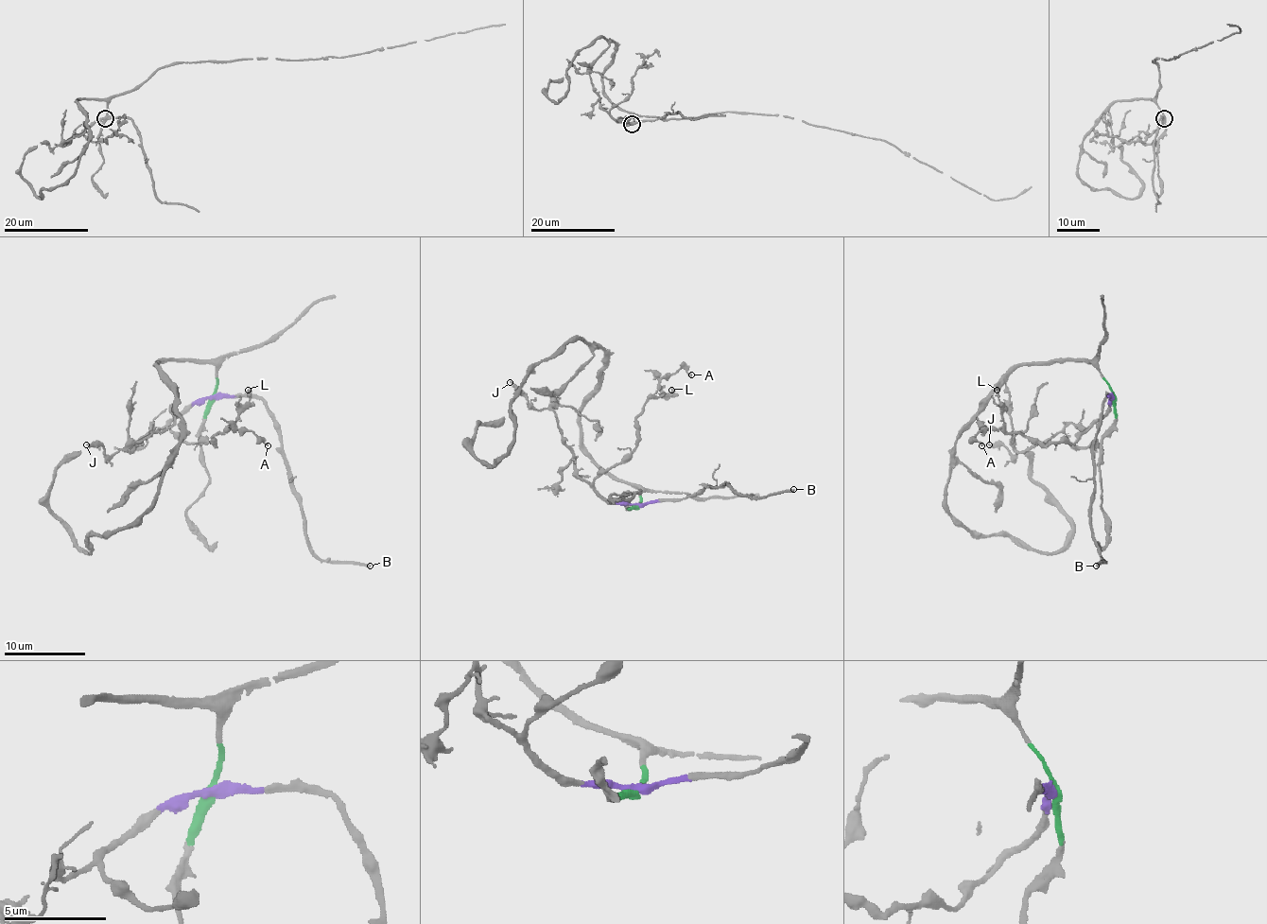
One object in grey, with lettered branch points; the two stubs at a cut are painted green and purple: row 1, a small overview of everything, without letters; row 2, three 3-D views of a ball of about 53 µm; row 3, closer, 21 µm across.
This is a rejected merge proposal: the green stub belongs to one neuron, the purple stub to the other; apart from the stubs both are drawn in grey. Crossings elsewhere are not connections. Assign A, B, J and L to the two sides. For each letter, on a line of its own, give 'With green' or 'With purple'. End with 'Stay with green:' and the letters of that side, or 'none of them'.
A: With purple
B: With purple
J: With purple
L: With purple
Stay with green: none of them

